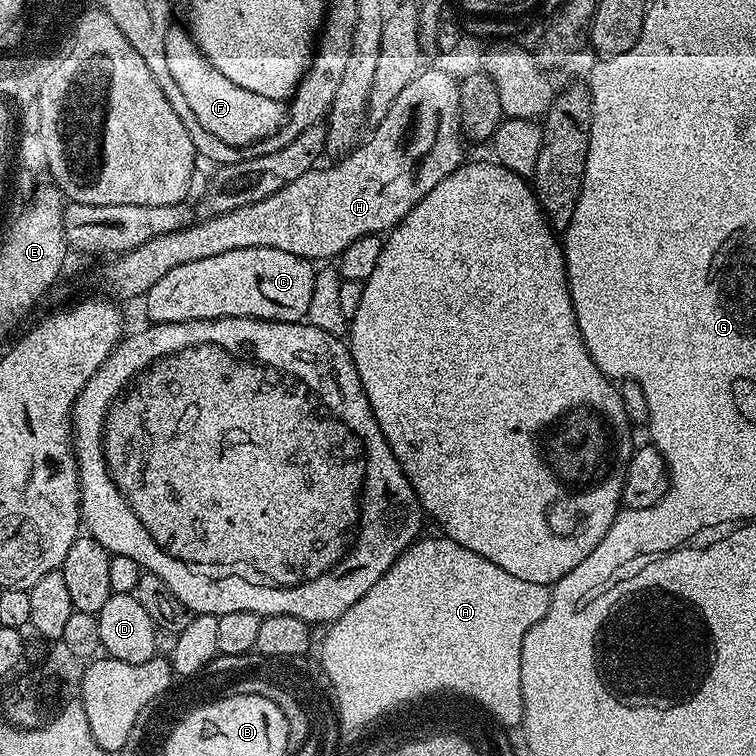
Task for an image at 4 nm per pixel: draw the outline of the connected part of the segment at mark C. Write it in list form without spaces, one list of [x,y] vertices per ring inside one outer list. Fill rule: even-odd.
[[[226,250],[226,254],[218,254],[214,258],[198,258],[198,262],[186,262],[186,266],[174,266],[174,270],[162,274],[162,278],[150,286],[150,290],[142,297],[142,303],[145,314],[149,316],[147,319],[154,324],[214,318],[254,318],[295,324],[305,319],[314,280],[313,265],[294,254],[286,254],[286,250]]]

